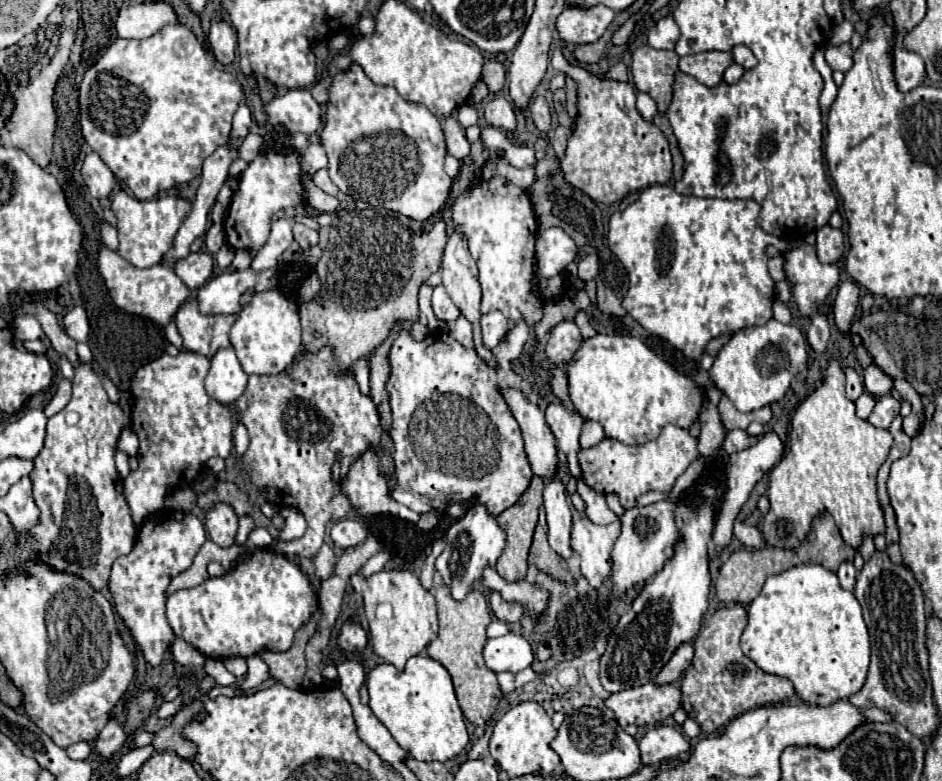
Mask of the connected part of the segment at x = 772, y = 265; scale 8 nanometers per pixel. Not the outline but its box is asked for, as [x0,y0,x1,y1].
[769,251,785,281]

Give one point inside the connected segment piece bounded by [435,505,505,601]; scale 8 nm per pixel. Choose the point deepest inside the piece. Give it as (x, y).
(476, 541)

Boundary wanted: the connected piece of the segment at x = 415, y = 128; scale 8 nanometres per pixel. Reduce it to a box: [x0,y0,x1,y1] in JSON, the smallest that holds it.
[319,65,451,221]

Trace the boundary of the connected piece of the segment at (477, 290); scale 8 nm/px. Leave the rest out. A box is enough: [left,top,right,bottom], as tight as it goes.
[441,231,493,363]

